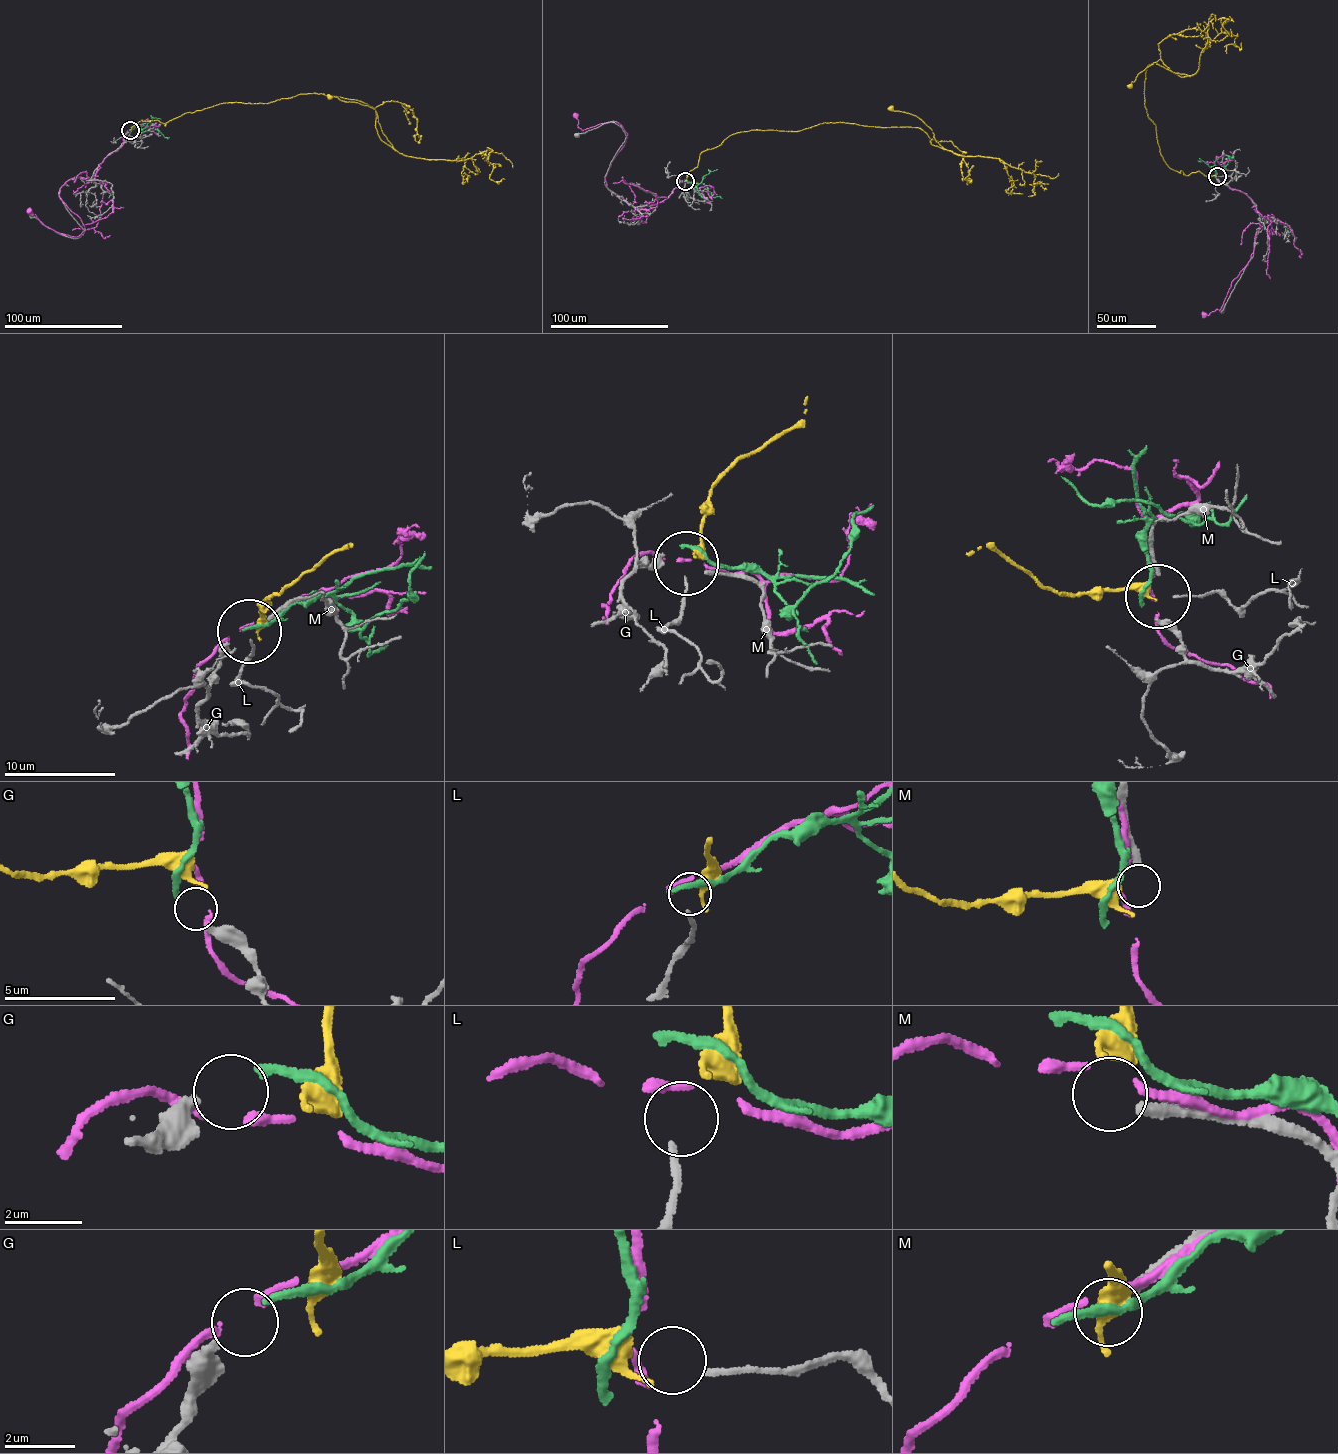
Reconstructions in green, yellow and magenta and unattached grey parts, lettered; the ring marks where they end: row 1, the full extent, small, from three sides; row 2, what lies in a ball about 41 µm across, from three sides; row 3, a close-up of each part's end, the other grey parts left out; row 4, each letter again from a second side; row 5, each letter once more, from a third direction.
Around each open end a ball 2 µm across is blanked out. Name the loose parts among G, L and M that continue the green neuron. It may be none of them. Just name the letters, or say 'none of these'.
G

